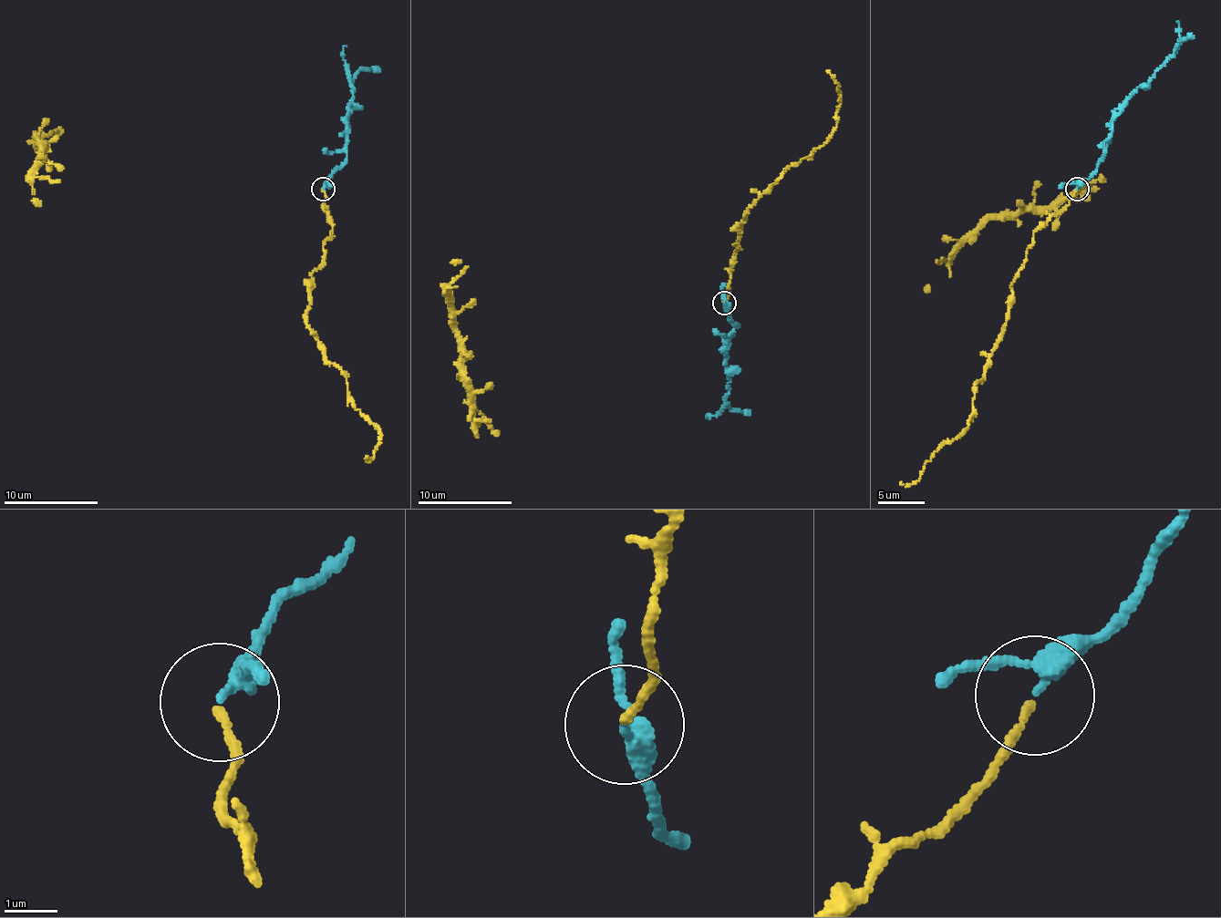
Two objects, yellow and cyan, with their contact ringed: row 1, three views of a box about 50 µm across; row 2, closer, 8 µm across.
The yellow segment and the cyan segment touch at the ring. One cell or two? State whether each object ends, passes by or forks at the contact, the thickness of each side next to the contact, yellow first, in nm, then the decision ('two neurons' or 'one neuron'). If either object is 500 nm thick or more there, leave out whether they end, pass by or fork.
yellow ends; cyan passes by; calibres 140 and 150 nm; one neuron

